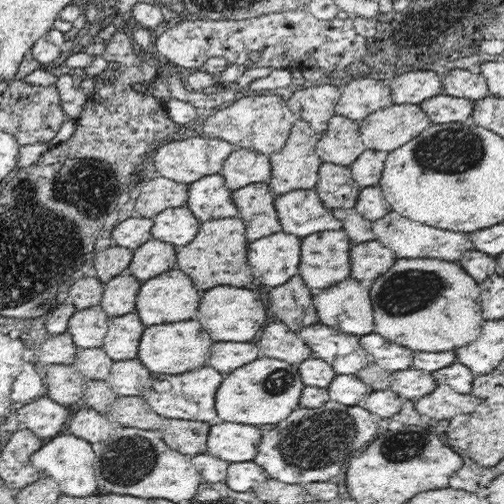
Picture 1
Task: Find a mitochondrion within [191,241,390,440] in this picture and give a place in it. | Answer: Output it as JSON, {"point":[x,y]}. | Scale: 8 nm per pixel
{"point":[277,383]}

